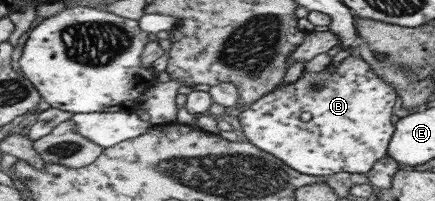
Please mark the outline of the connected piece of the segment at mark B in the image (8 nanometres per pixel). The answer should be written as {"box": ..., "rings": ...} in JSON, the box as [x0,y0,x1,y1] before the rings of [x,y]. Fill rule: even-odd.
{"box":[232,54,396,176],"rings":[[[350,54],[340,61],[332,73],[328,72],[328,67],[316,69],[315,72],[302,71],[295,82],[272,89],[236,113],[232,120],[241,139],[272,155],[293,171],[312,176],[328,176],[340,172],[362,175],[376,161],[386,156],[387,144],[393,133],[390,115],[395,99],[396,93],[392,85],[386,85],[386,81],[376,77],[366,61]],[[301,113],[310,113],[310,120],[306,123],[300,121]]]}

